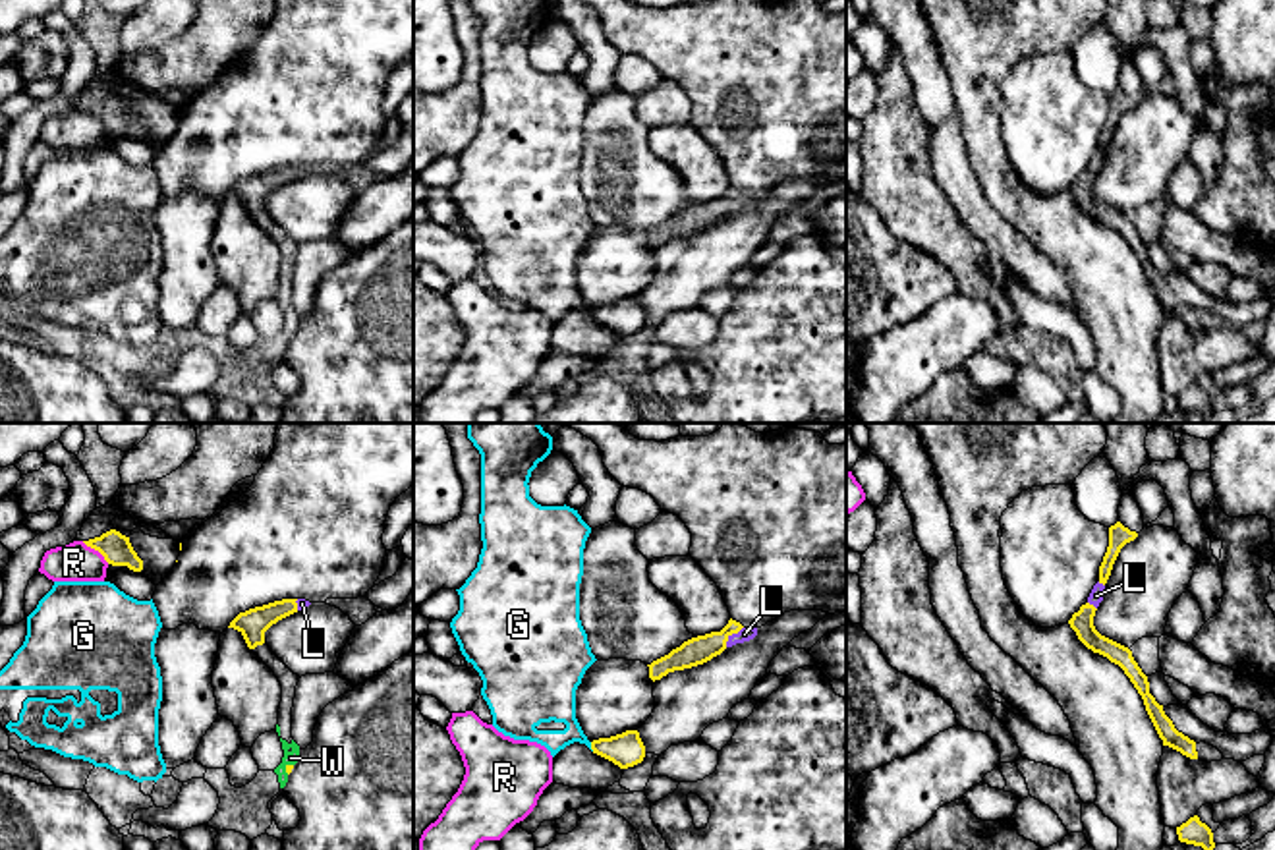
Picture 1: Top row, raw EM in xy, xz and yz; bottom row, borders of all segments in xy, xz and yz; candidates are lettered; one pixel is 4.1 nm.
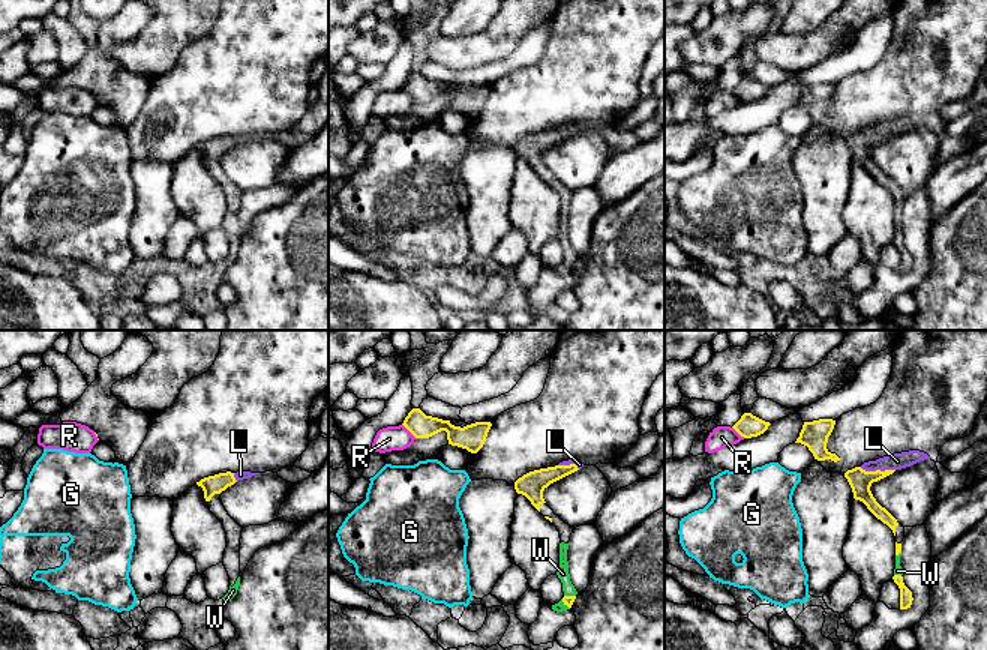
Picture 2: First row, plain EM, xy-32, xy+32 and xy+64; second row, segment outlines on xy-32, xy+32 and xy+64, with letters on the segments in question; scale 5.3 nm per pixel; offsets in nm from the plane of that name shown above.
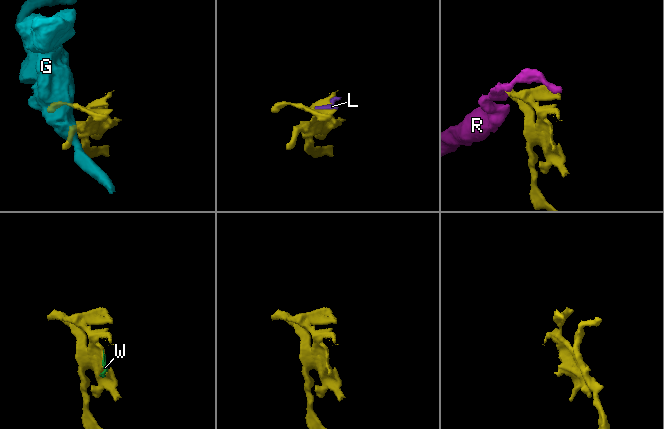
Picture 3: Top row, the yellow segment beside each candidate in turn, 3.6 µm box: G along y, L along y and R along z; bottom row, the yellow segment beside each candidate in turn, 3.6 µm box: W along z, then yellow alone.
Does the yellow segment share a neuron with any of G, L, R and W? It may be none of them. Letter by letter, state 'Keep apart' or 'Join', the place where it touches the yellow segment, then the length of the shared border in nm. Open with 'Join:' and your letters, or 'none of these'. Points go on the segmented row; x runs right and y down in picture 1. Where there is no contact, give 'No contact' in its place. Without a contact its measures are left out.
Join: L, W
G: Keep apart. Touches yellow at xz (592, 746). Shared border 40 nm
L: Join. Touches yellow at xz (731, 634). Shared border 120 nm
R: Keep apart. Touches yellow at xy (95, 549). Shared border 150 nm
W: Join. Touches yellow at xy (286, 767). Shared border 50 nm

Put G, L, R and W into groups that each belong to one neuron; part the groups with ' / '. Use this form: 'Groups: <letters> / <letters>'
Groups: G / L W / R

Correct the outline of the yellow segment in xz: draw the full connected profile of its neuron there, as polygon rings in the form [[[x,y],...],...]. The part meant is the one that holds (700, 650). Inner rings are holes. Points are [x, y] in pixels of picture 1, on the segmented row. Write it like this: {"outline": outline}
{"outline": [[[730,618],[721,632],[692,638],[680,647],[672,649],[668,655],[647,665],[649,678],[655,682],[666,676],[668,672],[703,665],[713,657],[721,655],[726,647],[750,641],[755,636],[757,628],[744,628],[740,622]]]}

